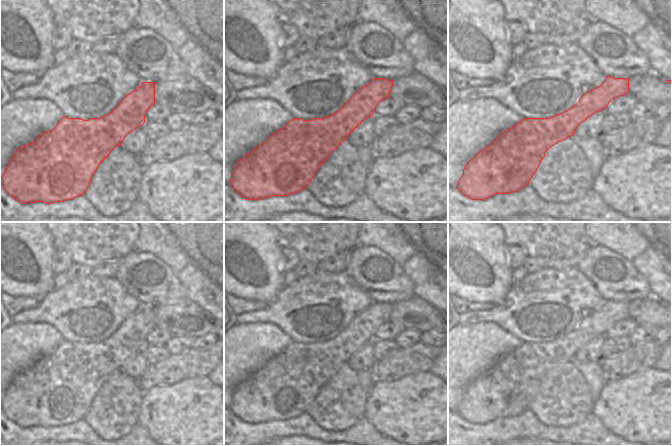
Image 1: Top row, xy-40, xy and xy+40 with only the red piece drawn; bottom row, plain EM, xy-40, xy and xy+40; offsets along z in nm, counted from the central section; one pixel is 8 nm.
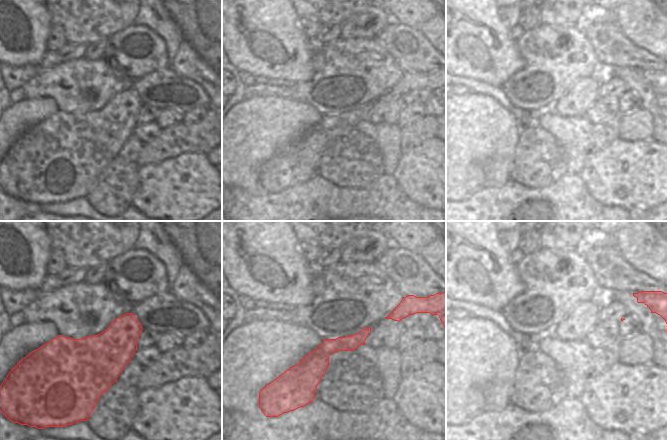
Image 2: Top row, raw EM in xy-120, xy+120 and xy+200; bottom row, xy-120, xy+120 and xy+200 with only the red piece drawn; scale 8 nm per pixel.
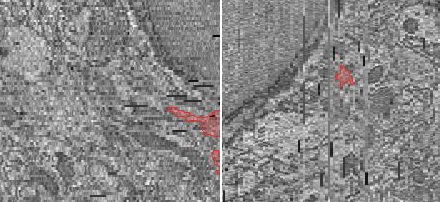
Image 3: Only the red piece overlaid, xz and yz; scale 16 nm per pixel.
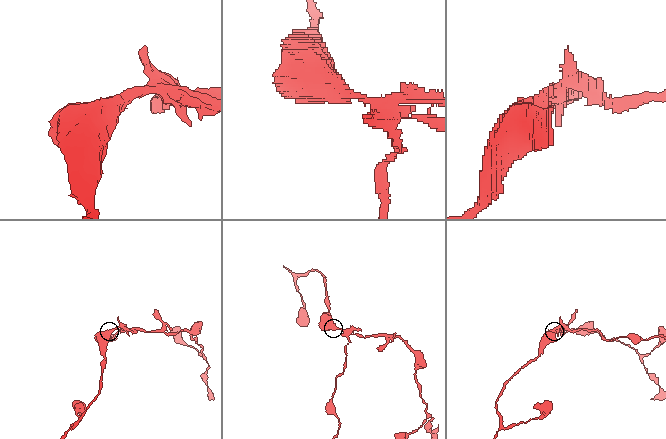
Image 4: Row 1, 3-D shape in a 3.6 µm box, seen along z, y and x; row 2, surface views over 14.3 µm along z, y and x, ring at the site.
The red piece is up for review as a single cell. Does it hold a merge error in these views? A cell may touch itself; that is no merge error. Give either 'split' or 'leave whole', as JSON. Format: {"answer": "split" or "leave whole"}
{"answer": "split"}

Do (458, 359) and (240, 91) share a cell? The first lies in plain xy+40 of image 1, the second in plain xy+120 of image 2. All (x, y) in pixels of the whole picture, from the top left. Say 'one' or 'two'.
two

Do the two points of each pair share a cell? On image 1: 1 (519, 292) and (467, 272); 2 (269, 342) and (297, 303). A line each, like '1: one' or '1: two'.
1: two
2: two

